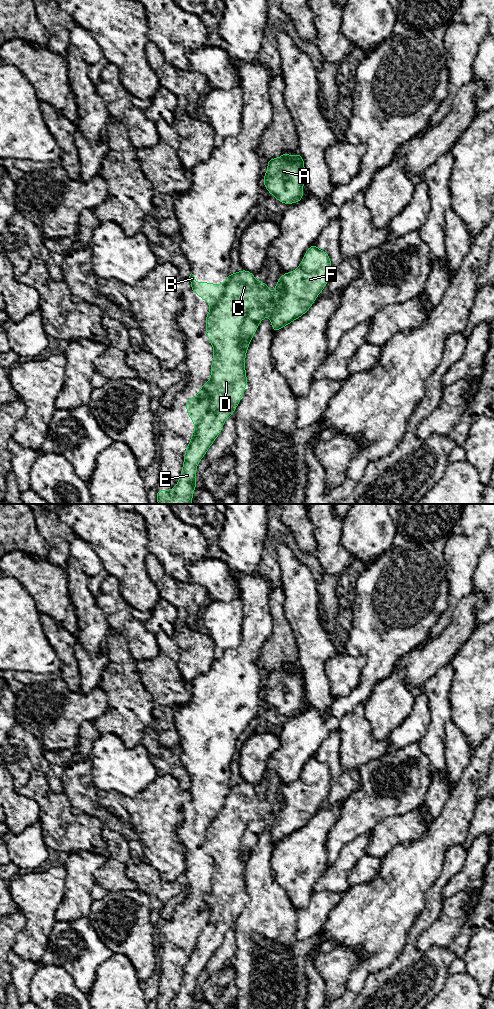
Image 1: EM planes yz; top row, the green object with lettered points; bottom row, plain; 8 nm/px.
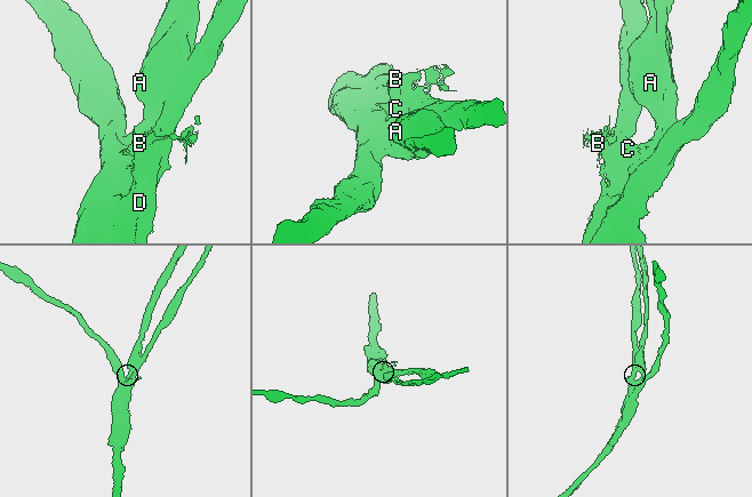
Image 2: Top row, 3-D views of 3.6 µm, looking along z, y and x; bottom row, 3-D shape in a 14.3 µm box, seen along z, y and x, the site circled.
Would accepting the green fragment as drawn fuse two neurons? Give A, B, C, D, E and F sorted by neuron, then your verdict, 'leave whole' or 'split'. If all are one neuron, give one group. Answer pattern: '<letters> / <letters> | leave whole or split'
A F / B C D E | split

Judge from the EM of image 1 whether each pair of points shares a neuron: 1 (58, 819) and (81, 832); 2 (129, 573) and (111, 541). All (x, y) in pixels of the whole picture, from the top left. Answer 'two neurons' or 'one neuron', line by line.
1: one neuron
2: one neuron

